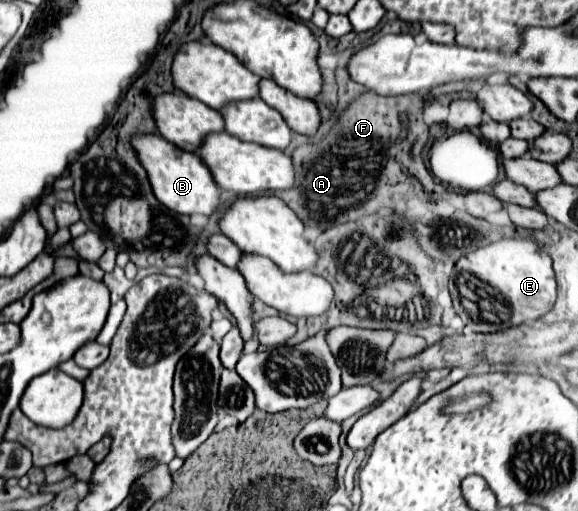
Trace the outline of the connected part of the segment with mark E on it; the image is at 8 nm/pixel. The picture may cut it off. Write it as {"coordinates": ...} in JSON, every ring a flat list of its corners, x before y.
{"coordinates":[[500,240,482,248,476,248,472,254,460,258,454,266,456,274,468,270,476,274,480,282,488,282,508,306,512,306,512,326,524,324,526,320,538,320,548,314,556,300,556,278,552,270,550,256,530,240]]}

